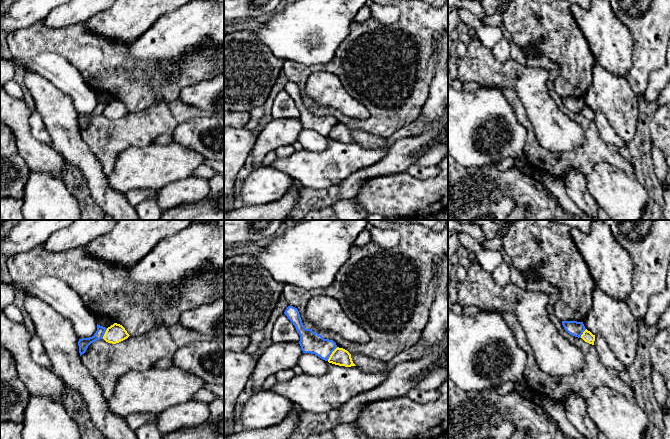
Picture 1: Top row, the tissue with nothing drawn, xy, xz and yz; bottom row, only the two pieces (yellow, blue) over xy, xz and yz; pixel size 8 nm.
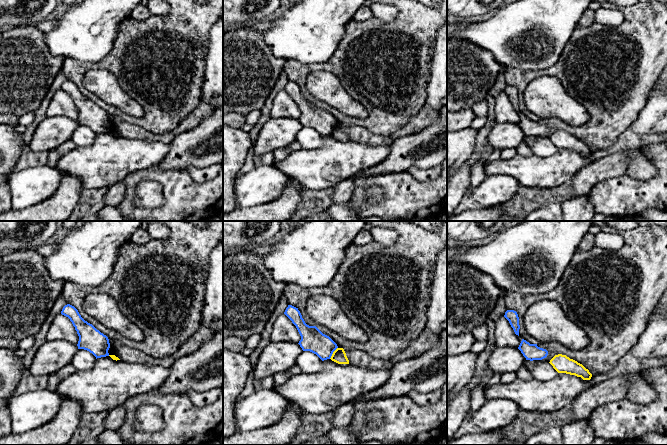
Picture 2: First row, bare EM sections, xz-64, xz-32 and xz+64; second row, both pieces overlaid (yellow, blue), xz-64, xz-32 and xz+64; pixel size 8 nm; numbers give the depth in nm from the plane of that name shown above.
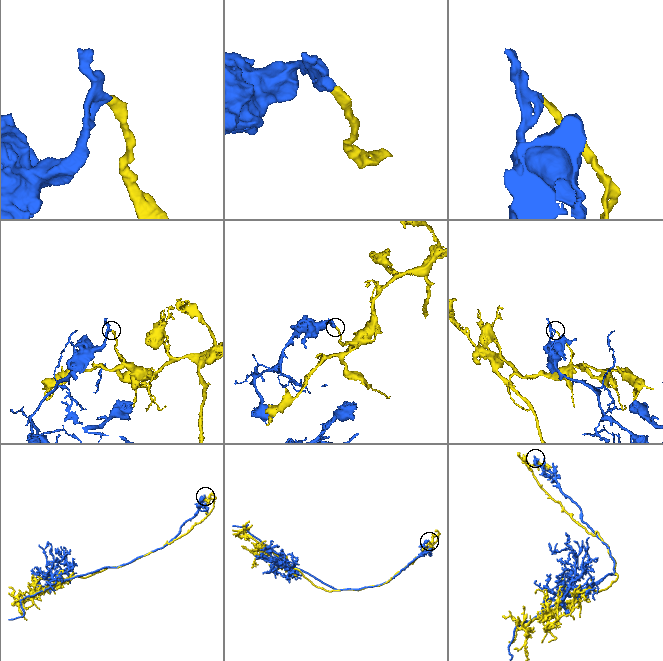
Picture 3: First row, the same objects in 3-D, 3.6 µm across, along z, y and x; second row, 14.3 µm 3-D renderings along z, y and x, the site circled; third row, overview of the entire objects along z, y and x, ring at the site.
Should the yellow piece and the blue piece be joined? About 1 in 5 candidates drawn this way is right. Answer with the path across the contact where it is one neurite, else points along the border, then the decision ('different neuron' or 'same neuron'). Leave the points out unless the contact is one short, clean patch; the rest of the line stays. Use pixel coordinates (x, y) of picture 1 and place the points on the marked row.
along xz (337, 347), (327, 360) | different neuron

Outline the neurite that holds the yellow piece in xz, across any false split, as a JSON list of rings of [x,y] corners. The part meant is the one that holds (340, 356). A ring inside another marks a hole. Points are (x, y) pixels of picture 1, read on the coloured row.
[[[337,347],[332,352],[328,359],[328,362],[345,367],[356,366],[352,361],[351,354],[347,350],[339,347]]]

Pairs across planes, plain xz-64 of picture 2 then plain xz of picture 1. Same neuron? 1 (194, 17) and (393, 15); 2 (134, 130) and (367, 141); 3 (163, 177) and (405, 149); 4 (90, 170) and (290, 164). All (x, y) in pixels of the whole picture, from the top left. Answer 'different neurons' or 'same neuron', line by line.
1: different neurons
2: same neuron
3: different neurons
4: same neuron

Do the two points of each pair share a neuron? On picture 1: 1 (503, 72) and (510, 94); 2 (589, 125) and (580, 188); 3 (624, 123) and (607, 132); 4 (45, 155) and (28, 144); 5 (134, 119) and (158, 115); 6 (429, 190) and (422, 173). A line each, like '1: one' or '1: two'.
1: two
2: two
3: two
4: one
5: one
6: two

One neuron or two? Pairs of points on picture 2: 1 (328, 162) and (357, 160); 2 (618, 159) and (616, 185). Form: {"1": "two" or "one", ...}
{"1": "one", "2": "two"}

